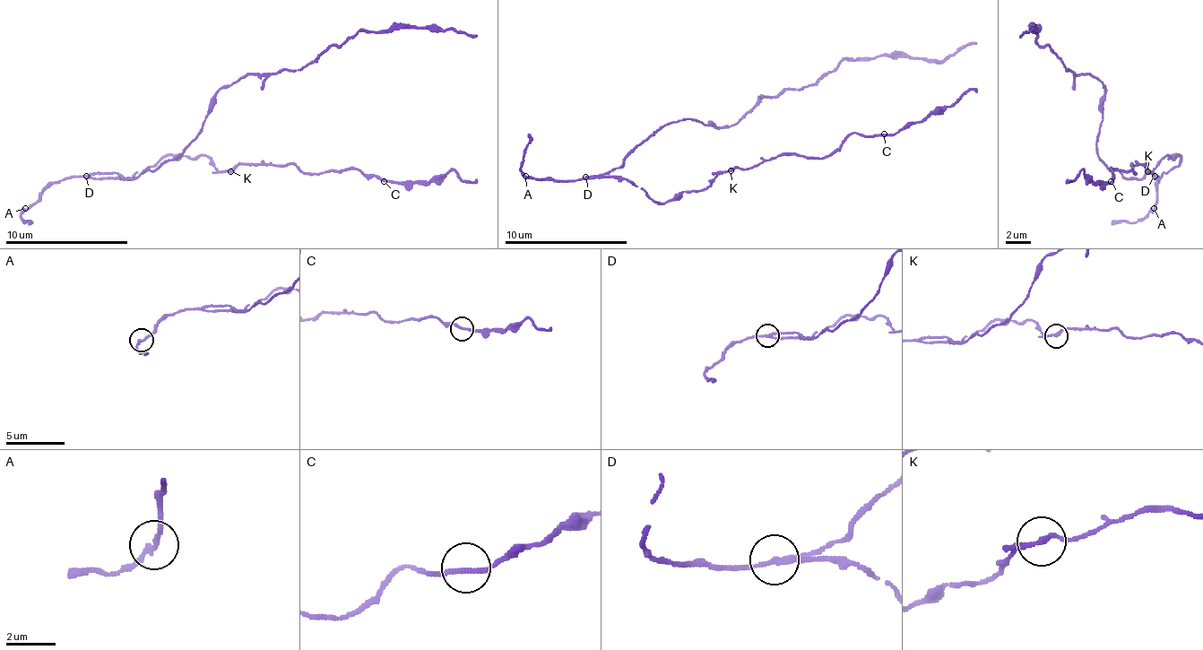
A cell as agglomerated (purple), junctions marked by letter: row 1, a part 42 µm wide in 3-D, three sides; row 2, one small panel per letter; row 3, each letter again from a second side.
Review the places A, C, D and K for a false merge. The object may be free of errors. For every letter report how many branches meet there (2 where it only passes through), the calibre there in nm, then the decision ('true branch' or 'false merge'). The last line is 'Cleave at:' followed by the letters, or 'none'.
A: 2 | 200 nm | true branch
C: 2 | 200 nm | true branch
D: 2 | 200 nm | false merge
K: 2 | 200 nm | true branch
Cleave at: D

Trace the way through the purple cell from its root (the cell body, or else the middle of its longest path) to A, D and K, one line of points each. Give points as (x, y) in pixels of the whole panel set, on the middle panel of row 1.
A: (623, 160), (614, 170), (584, 179), (528, 179), (525, 176)
D: (623, 160), (614, 170), (586, 176)
K: (623, 160), (608, 173), (636, 182), (663, 203), (685, 192), (703, 192), (731, 170)

